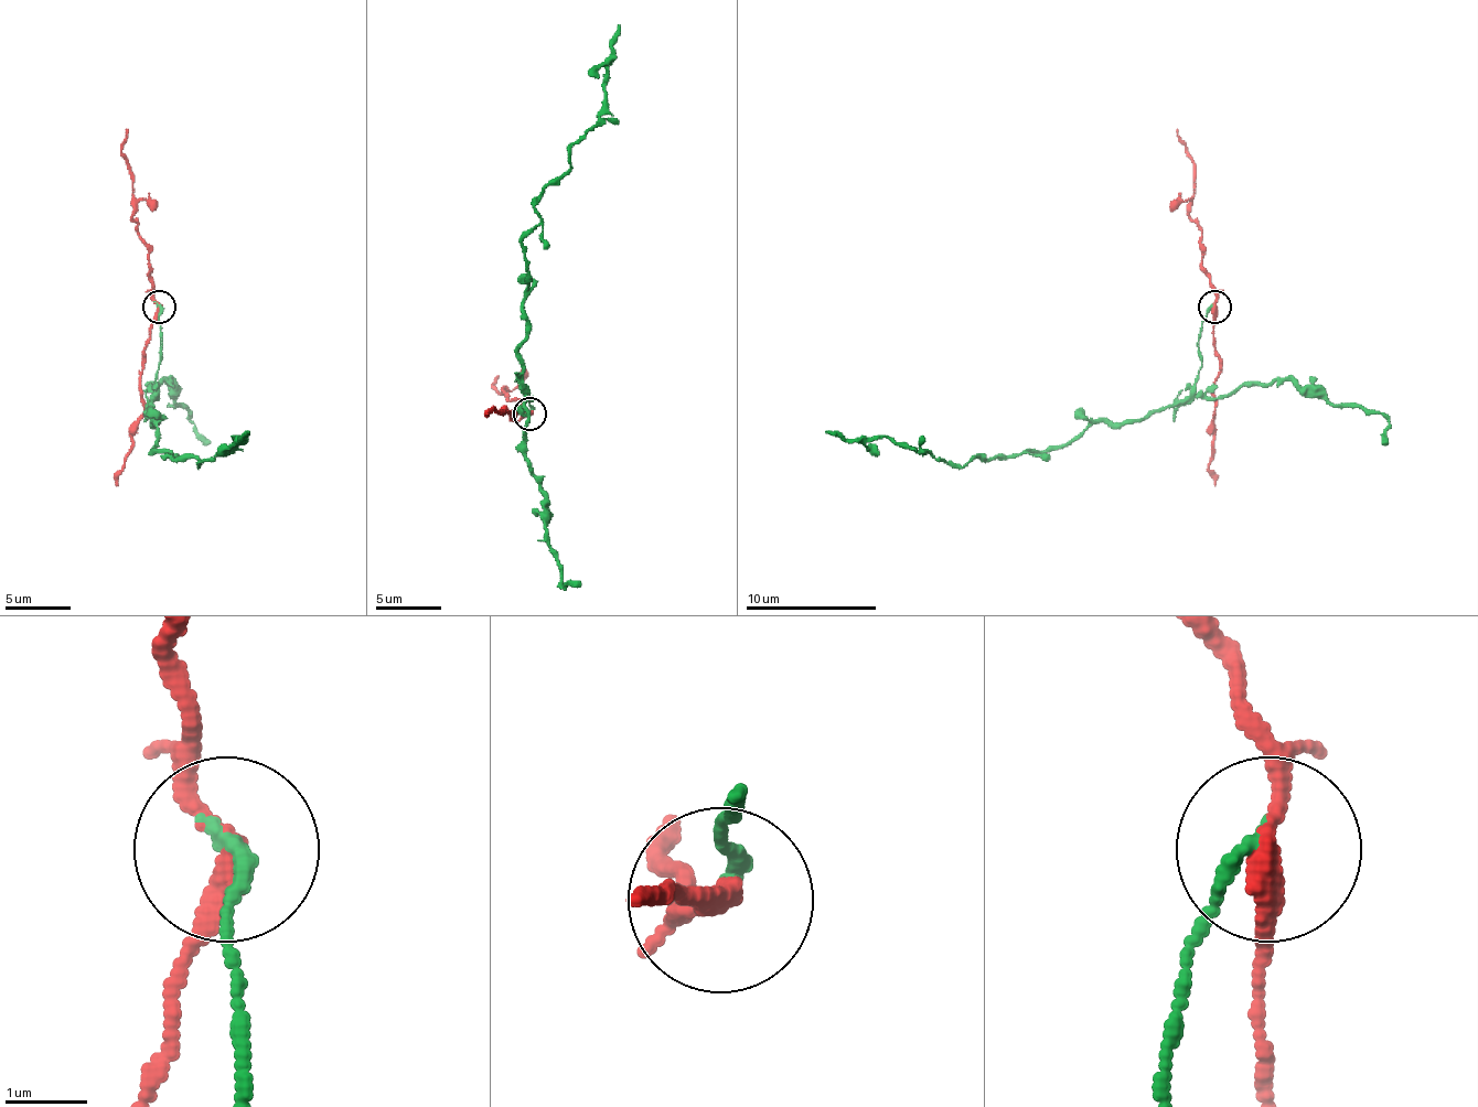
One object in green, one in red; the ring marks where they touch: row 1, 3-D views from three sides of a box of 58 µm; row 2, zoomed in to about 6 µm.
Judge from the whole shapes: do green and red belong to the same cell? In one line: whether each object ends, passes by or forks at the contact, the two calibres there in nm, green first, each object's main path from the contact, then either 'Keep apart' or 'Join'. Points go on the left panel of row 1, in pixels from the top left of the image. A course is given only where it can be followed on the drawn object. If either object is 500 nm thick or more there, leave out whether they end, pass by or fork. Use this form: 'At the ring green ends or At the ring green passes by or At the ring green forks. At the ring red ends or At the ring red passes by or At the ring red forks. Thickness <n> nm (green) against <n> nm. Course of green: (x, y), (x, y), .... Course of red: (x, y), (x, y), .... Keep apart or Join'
At the ring green ends. At the ring red passes by. Thickness 200 nm (green) against 280 nm. Course of green: (156, 308), (152, 451), (199, 464), (228, 451), (235, 436), (242, 439), (248, 432). Course of red: (159, 308), (152, 288), (149, 248), (134, 215), (130, 163), (124, 153), (127, 130). Keep apart

